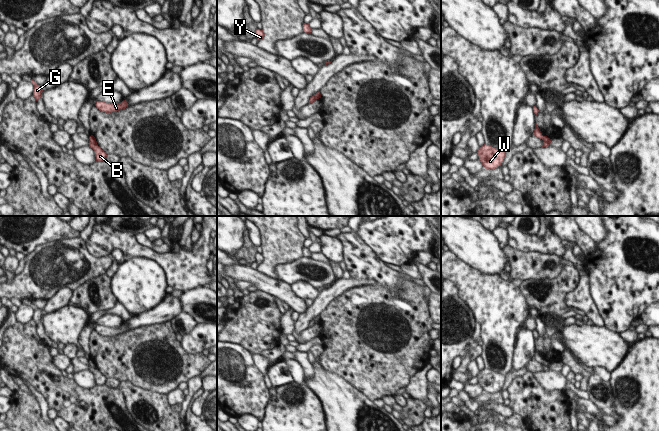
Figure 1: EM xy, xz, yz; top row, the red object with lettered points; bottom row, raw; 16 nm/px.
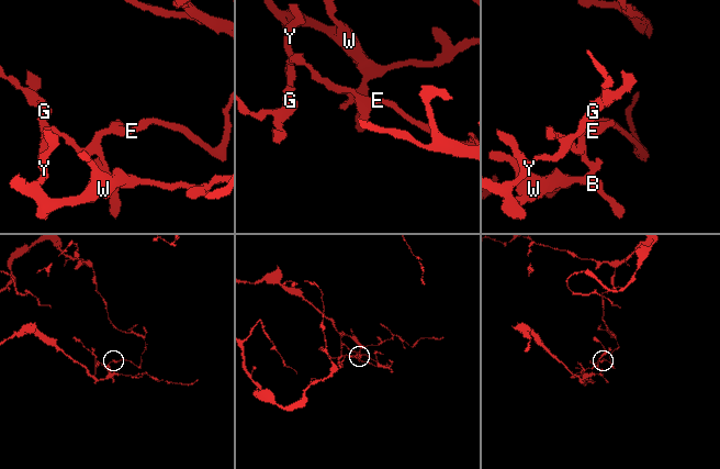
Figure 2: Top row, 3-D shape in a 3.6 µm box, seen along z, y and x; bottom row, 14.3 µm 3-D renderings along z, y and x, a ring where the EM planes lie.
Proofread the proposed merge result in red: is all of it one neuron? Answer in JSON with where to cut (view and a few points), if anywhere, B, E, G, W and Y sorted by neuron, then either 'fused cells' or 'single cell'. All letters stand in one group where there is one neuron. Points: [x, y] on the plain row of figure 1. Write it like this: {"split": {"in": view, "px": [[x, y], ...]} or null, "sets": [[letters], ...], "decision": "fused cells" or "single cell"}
{"split": {"in": "xy", "px": [[90, 365], [96, 368]]}, "sets": [["B", "G", "W", "Y"], ["E"]], "decision": "fused cells"}

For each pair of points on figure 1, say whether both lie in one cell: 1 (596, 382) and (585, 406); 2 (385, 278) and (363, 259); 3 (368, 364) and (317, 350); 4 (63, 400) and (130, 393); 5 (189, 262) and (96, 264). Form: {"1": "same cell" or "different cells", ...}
{"1": "different cells", "2": "same cell", "3": "different cells", "4": "different cells", "5": "different cells"}

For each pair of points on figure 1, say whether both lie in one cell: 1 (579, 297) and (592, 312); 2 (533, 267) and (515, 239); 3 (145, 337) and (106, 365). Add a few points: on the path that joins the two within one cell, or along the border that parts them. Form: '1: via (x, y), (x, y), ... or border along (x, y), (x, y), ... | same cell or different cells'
1: via (583, 301), (589, 308) | same cell
2: border along (508, 244), (525, 252), (540, 251), (546, 254) | different cells
3: via (135, 347), (129, 353), (122, 353), (116, 357) | same cell

